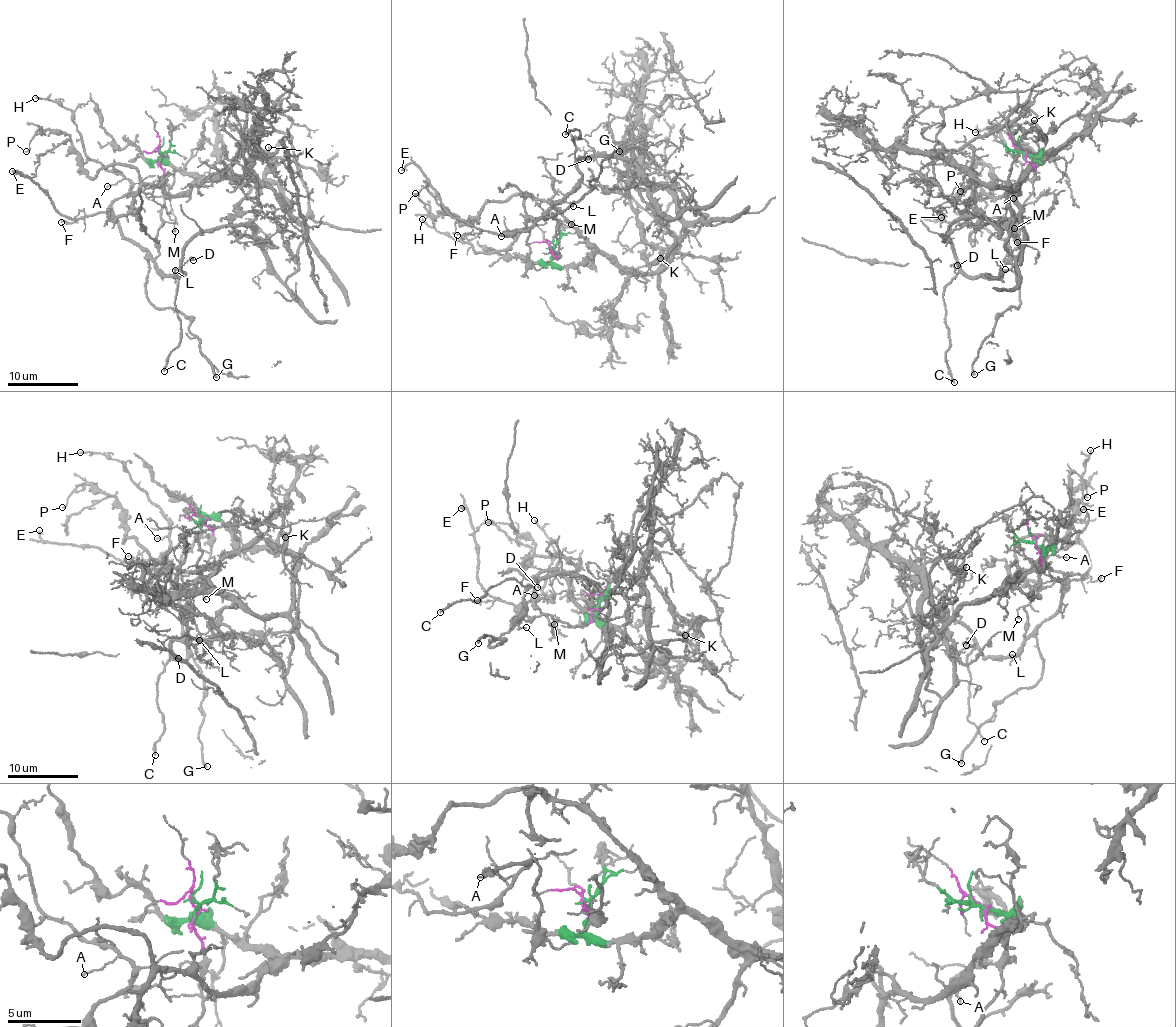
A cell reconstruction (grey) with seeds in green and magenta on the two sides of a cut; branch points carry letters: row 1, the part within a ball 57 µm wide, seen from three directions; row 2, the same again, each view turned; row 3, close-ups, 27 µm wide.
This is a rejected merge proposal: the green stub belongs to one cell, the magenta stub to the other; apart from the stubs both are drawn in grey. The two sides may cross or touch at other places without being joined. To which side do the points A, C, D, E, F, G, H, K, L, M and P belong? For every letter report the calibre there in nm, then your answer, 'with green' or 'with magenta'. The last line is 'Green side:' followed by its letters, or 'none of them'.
A: 90 nm thick; with magenta
C: 160 nm thick; with magenta
D: 80 nm thick; with magenta
E: 220 nm thick; with magenta
F: 90 nm thick; with magenta
G: 240 nm thick; with magenta
H: 160 nm thick; with magenta
K: 120 nm thick; with green
L: 110 nm thick; with magenta
M: 130 nm thick; with magenta
P: 140 nm thick; with green
Green side: K, P

